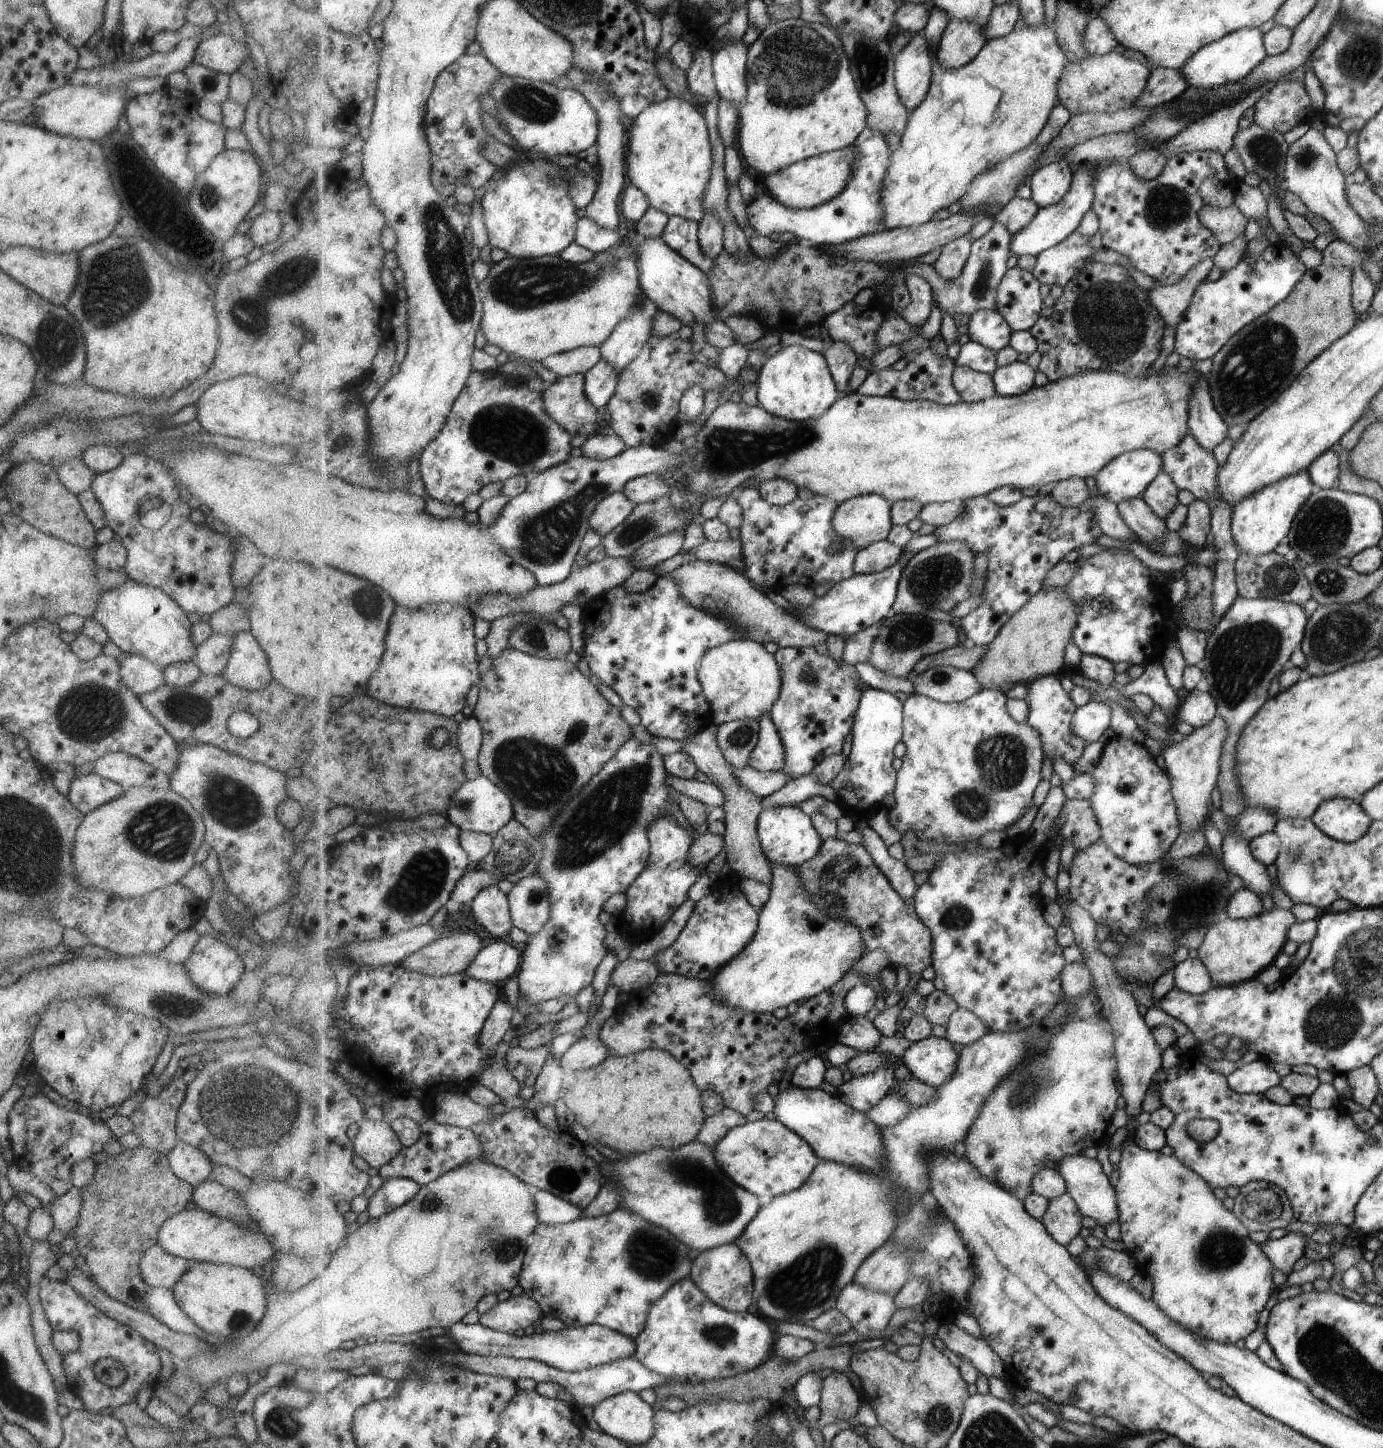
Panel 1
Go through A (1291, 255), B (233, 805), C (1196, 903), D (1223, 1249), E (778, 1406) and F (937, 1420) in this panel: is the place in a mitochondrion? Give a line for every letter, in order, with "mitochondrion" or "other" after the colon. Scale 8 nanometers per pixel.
A: other
B: mitochondrion
C: mitochondrion
D: mitochondrion
E: other
F: mitochondrion

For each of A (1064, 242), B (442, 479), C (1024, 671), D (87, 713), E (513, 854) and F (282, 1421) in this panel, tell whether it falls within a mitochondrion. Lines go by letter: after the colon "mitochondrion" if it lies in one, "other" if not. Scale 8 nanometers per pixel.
A: other
B: other
C: other
D: mitochondrion
E: mitochondrion
F: mitochondrion

